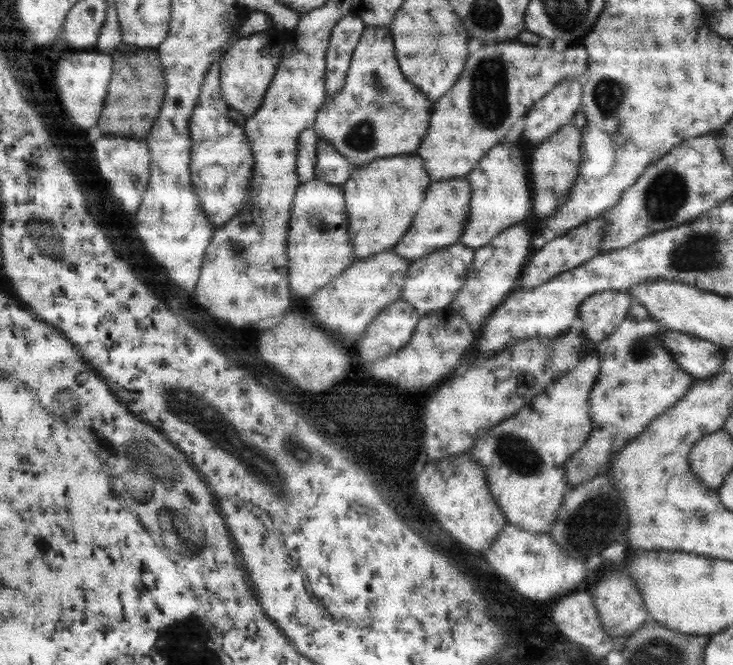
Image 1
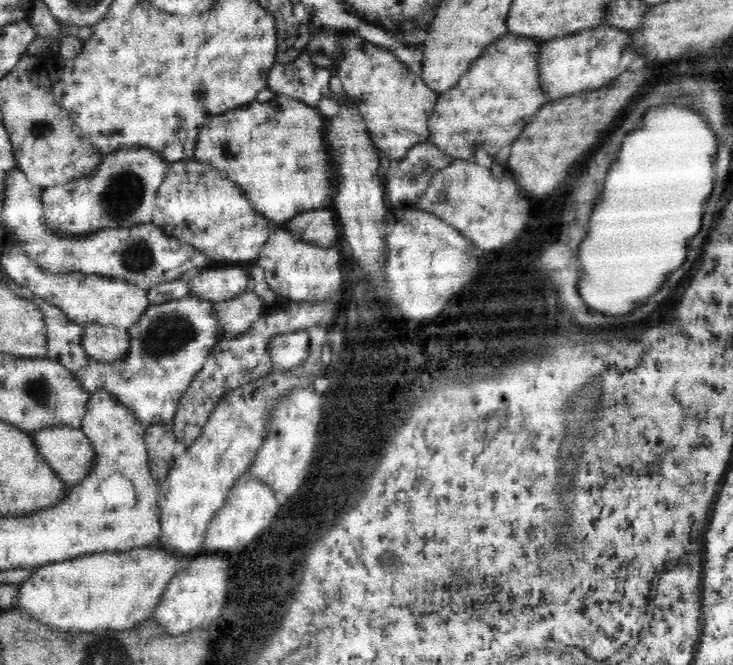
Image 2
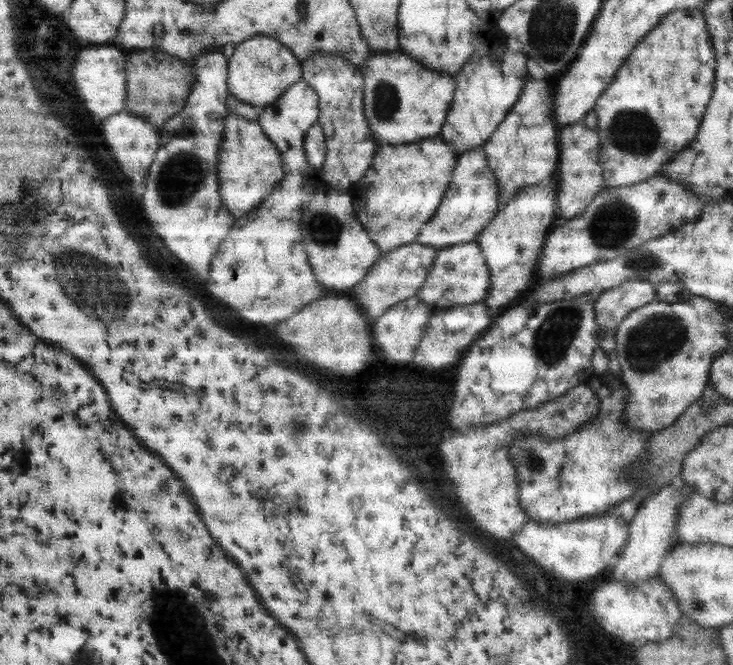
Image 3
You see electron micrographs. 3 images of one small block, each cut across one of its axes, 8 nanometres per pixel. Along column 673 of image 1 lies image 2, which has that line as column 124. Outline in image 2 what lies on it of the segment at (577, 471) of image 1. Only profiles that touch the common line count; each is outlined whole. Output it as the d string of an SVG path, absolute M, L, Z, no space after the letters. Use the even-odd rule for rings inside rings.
M196 295L151 304L140 322L129 329L130 350L125 360L116 364L100 364L94 372L88 366L86 370L74 372L74 375L82 381L88 394L104 387L118 397L136 413L144 428L153 422L172 422L182 393L202 370L211 348L222 338L224 329L216 315L216 305Z

